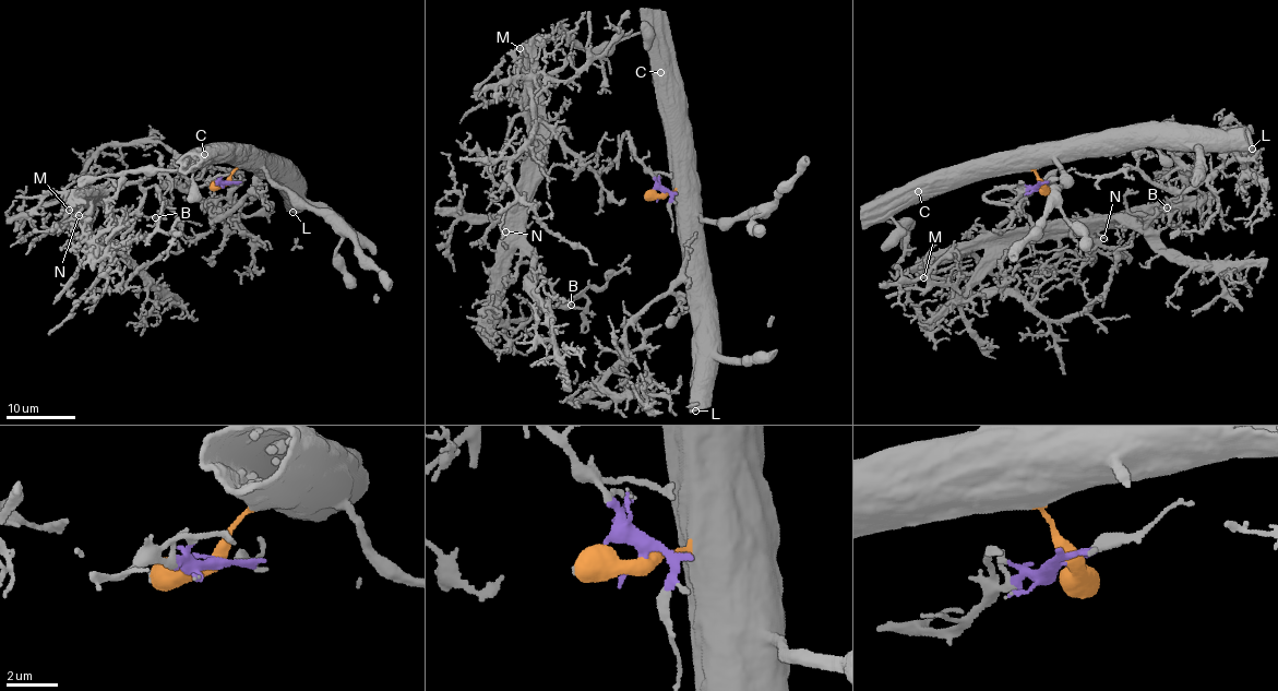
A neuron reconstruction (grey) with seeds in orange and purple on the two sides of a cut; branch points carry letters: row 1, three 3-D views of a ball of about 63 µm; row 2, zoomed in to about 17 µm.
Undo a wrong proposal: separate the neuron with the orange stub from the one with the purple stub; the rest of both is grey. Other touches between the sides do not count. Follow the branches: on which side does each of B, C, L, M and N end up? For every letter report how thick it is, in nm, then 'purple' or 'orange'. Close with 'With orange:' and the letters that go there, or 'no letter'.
B: 130 nm | purple
C: 140 nm | orange
L: 500 nm | orange
M: 120 nm | purple
N: 120 nm | purple
With orange: C, L

